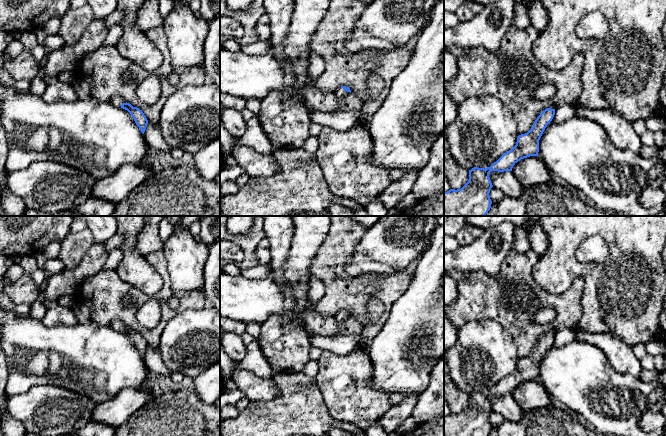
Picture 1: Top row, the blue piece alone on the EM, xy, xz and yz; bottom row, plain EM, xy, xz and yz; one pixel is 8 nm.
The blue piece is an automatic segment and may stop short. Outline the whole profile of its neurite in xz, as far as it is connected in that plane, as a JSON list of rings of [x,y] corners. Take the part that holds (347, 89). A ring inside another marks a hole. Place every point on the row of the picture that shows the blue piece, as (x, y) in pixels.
[[[343,86],[335,91],[338,100],[337,112],[354,112],[362,108],[364,99],[351,93],[349,87]]]

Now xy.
[[[114,96],[111,99],[111,103],[117,107],[121,107],[127,110],[133,117],[136,125],[140,128],[141,132],[144,134],[148,120],[144,113],[137,107],[133,107],[131,104],[125,102],[120,96]]]

